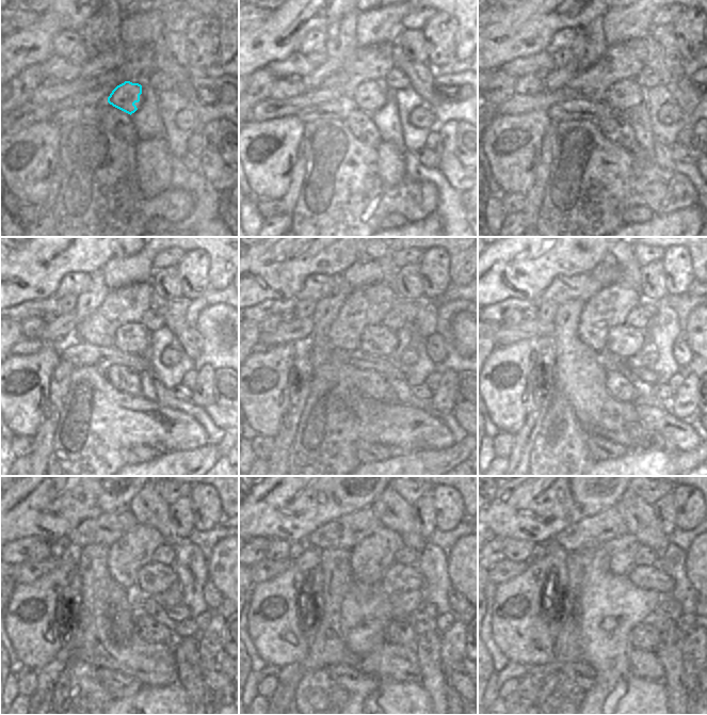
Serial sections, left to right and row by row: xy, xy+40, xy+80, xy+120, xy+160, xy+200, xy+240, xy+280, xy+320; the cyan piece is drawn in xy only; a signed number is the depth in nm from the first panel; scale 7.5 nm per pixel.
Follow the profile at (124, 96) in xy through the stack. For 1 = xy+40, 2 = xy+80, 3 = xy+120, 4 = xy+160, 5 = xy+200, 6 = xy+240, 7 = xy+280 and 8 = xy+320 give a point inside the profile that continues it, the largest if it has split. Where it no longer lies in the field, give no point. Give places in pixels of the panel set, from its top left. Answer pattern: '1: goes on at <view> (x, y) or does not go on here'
1: goes on at xy+40 (367, 94)
2: goes on at xy+80 (611, 93)
3: goes on at xy+120 (133, 338)
4: goes on at xy+160 (378, 339)
5: goes on at xy+200 (626, 342)
6: goes on at xy+240 (154, 578)
7: goes on at xy+280 (398, 578)
8: goes on at xy+320 (651, 577)

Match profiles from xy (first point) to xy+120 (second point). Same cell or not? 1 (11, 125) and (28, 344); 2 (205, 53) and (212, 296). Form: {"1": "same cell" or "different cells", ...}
{"1": "same cell", "2": "different cells"}

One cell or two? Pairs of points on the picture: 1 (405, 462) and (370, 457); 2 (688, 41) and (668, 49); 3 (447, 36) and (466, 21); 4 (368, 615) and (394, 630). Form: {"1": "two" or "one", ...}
{"1": "two", "2": "one", "3": "two", "4": "two"}

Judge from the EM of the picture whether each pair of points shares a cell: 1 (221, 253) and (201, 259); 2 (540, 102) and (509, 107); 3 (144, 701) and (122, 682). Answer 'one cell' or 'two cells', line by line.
1: two cells
2: one cell
3: two cells

